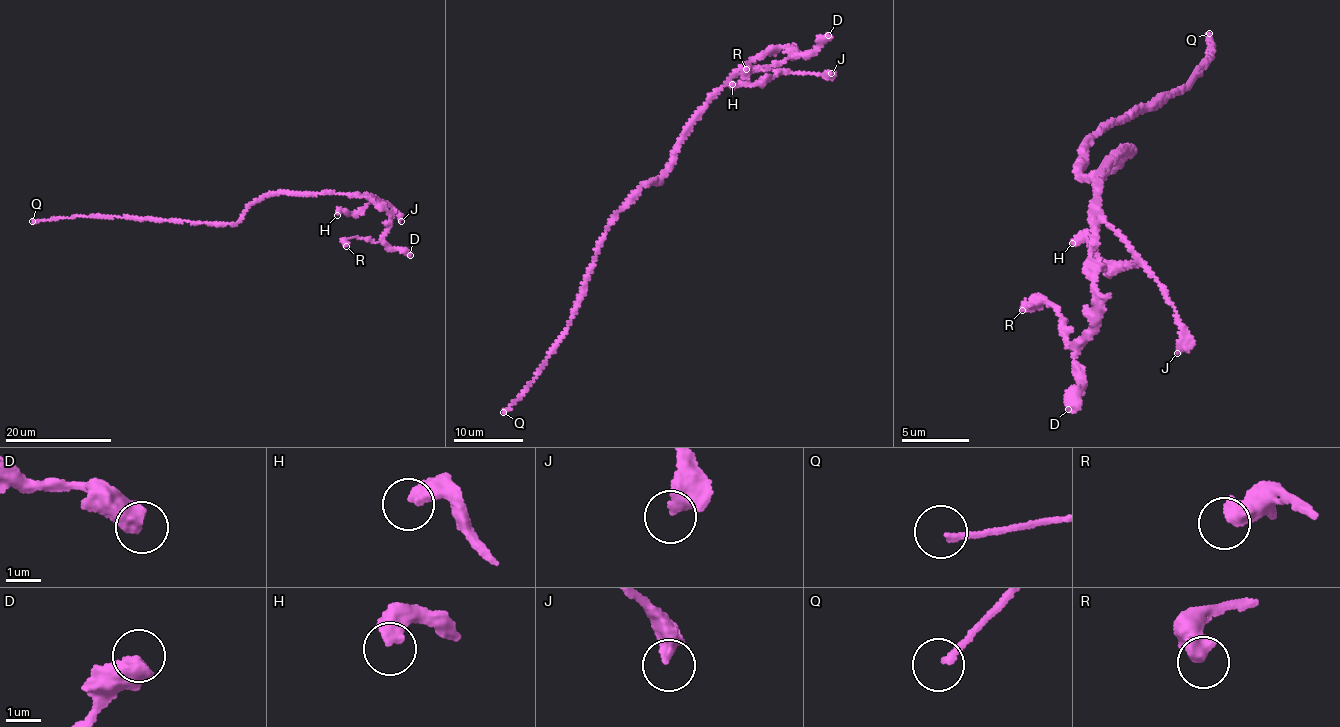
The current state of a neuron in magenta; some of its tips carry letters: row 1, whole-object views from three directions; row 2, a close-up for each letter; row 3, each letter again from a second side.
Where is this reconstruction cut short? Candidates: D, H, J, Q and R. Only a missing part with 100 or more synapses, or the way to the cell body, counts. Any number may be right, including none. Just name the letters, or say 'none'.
Q

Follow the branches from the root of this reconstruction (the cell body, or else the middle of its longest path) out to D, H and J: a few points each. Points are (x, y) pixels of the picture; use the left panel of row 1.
D: (246, 212), (251, 204), (272, 194), (364, 195), (390, 217), (390, 228), (384, 243), (410, 255)
H: (246, 212), (251, 204), (272, 194), (365, 193), (374, 198), (354, 213), (347, 214), (341, 210), (337, 215)
J: (246, 212), (251, 204), (272, 194), (365, 193), (384, 201), (398, 213), (401, 221)

